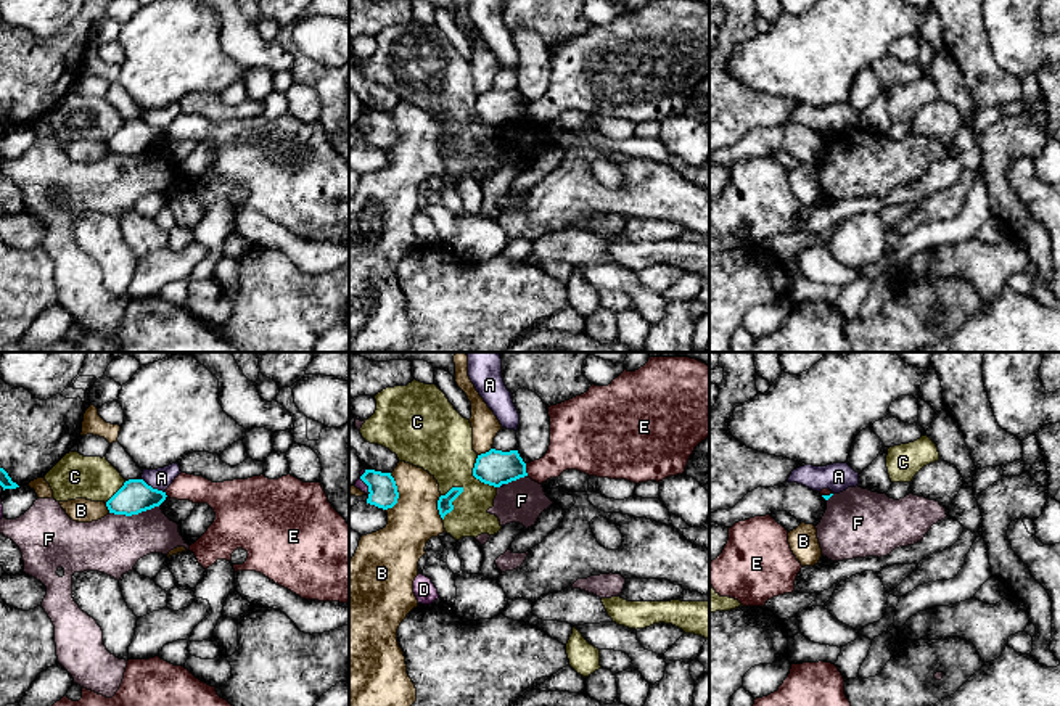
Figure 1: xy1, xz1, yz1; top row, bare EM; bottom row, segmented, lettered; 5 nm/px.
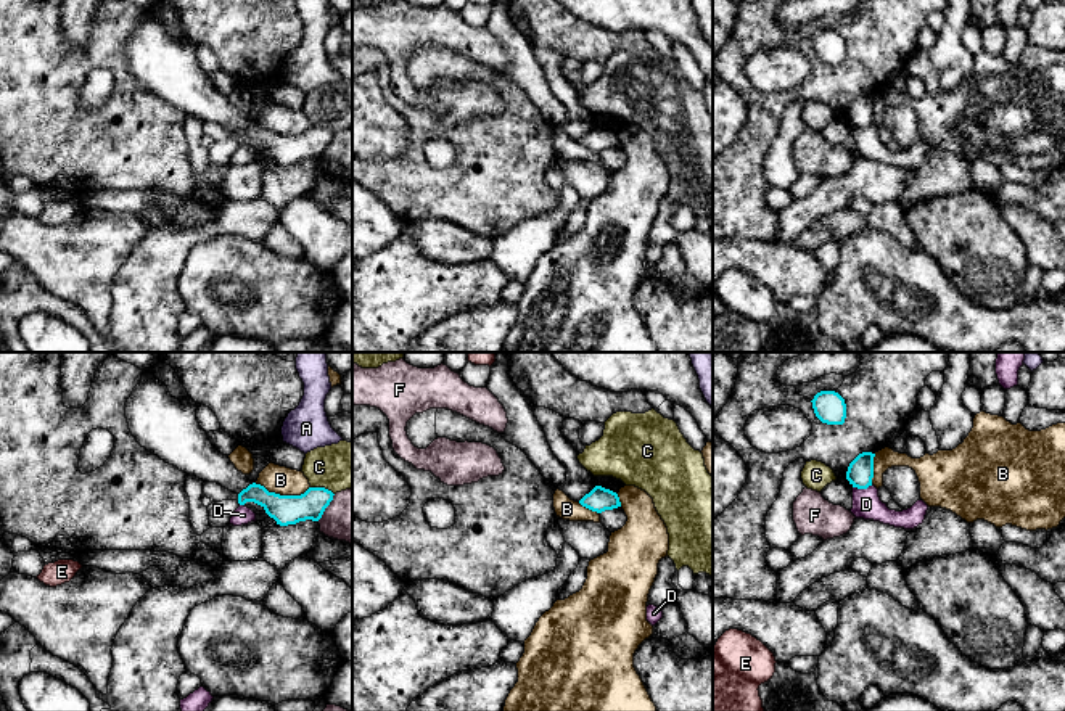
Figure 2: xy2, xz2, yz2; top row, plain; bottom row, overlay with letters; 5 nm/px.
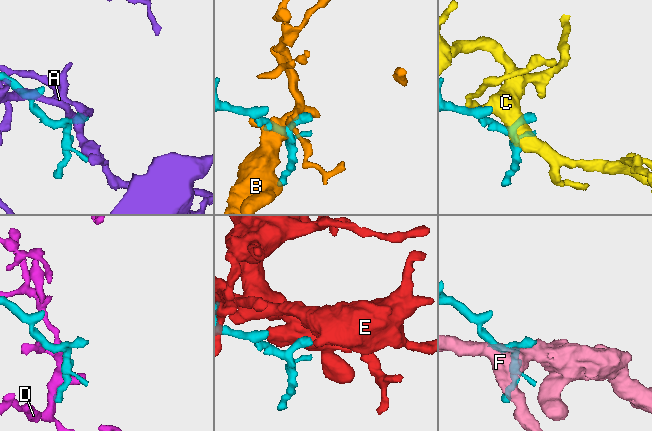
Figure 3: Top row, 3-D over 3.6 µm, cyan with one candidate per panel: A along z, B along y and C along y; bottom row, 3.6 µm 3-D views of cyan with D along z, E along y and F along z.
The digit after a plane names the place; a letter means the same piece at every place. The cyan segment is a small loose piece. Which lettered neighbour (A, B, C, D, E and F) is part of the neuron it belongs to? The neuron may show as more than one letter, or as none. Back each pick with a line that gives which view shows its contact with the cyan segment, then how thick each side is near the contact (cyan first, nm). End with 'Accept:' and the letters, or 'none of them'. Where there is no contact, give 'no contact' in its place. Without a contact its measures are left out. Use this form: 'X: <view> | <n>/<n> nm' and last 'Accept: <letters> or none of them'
Accept: none of them

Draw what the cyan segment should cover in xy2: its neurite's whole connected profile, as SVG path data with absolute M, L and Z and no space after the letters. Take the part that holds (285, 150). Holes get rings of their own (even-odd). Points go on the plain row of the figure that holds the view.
M203 122L203 137L211 142L236 140L240 145L254 142L280 166L296 164L299 161L319 161L325 148L333 140L333 132L325 127L309 127L301 135L280 135L269 132L261 124L249 124L240 134L235 134L217 122Z

